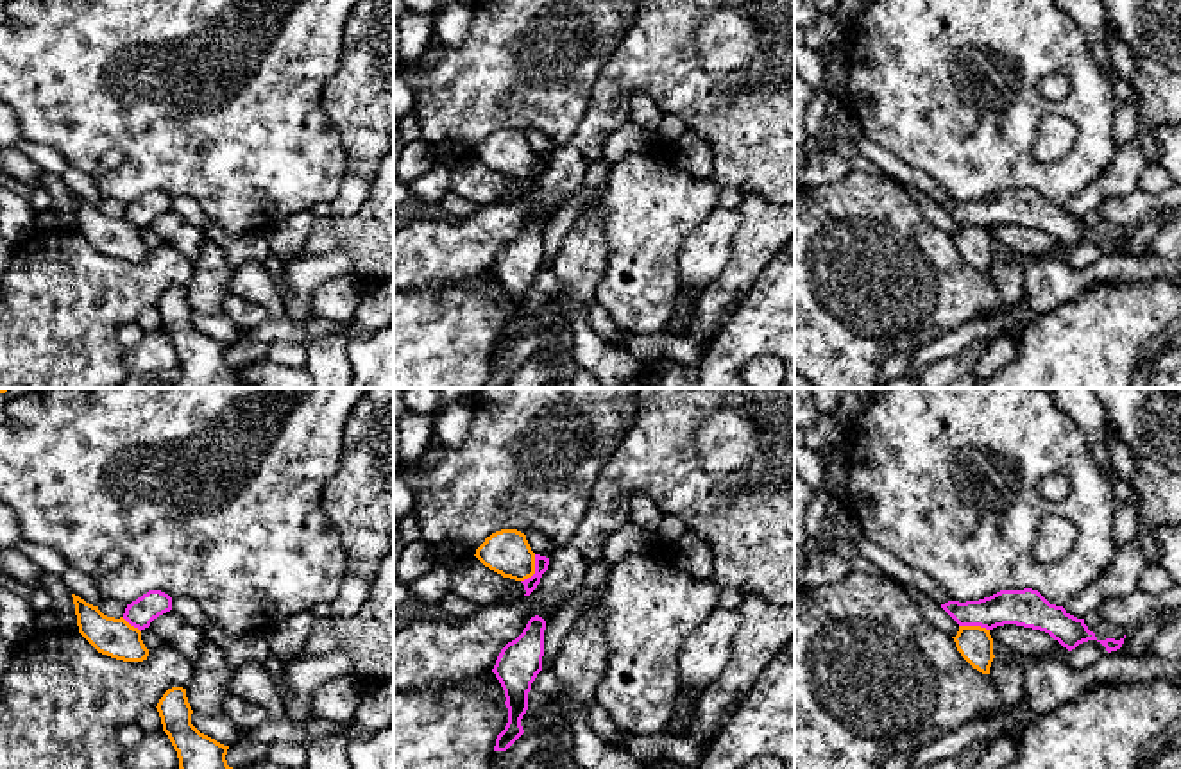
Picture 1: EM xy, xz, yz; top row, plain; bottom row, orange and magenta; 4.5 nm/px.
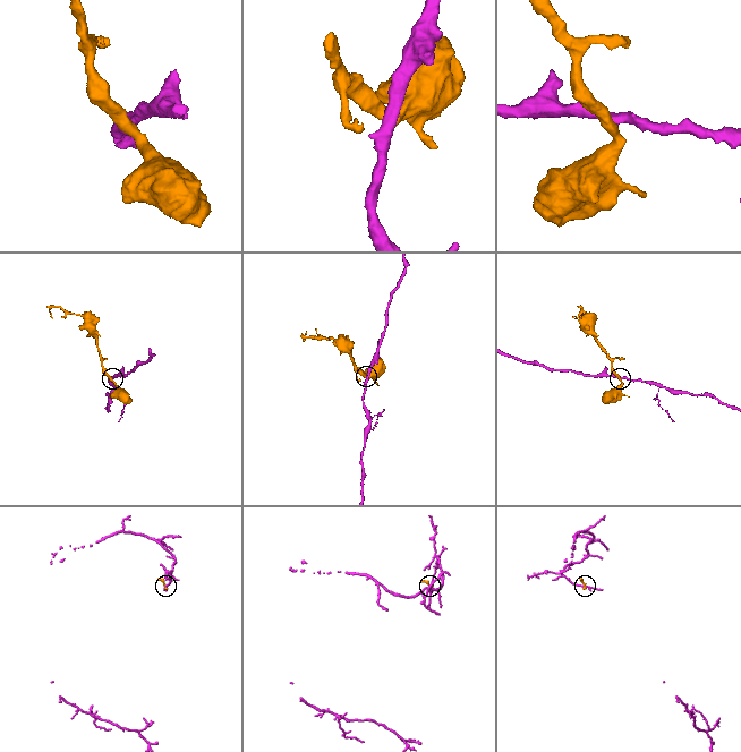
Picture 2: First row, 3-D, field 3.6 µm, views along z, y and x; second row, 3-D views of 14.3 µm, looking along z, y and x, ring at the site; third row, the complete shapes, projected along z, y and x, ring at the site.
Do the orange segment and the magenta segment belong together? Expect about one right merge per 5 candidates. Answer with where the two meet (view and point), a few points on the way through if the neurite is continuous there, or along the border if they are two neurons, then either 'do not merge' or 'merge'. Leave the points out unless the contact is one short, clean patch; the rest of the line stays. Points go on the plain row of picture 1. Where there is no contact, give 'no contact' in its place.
meets orange in xz at (534, 170); border along xz (535, 154), (535, 170), (521, 181); do not merge

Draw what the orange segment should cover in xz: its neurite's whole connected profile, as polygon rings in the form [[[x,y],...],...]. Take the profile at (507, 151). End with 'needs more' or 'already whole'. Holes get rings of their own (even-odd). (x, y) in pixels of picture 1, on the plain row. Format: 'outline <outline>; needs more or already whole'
outline [[[501,129],[485,138],[474,154],[485,166],[515,181],[535,173],[535,152],[526,134],[517,129]]]; already whole

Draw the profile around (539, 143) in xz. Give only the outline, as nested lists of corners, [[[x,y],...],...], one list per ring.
[[[530,129],[526,132],[526,139],[535,154],[551,157],[555,145],[549,138],[546,138],[542,132]]]

